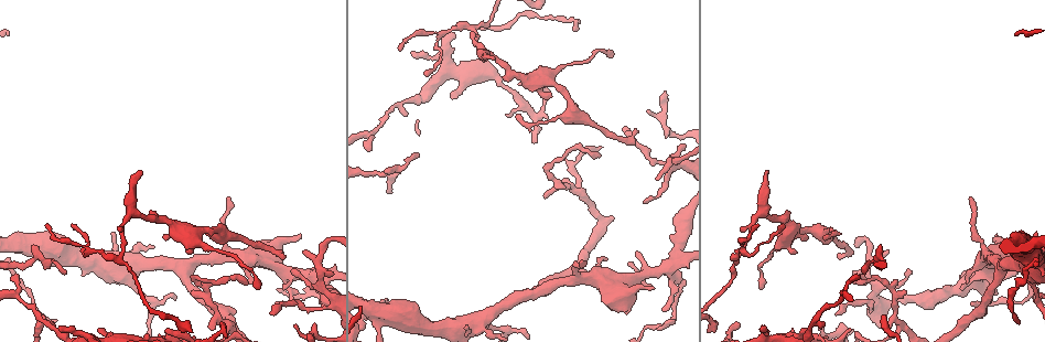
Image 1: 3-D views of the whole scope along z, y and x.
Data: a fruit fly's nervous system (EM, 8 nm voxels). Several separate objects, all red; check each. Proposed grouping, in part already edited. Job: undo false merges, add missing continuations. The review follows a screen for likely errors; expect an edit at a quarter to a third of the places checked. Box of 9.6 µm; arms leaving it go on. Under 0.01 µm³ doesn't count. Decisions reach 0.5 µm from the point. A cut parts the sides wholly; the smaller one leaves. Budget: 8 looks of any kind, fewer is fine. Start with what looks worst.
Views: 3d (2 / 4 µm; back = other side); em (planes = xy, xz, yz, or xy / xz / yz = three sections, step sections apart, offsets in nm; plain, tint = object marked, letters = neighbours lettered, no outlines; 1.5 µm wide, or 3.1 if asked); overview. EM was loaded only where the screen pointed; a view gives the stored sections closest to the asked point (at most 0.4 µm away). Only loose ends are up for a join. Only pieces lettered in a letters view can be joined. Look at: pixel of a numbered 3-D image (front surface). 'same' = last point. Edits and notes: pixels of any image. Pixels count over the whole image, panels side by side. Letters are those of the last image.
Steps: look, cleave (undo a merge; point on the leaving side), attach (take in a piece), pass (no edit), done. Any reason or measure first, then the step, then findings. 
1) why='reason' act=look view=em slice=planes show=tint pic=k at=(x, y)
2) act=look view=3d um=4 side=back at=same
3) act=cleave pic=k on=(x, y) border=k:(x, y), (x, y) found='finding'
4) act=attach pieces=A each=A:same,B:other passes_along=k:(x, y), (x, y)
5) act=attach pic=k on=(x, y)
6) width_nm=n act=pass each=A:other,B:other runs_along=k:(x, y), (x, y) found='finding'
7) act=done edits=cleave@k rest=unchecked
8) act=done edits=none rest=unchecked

why='free end' act=look view=3d um=2 pic=1 at=(416, 156)

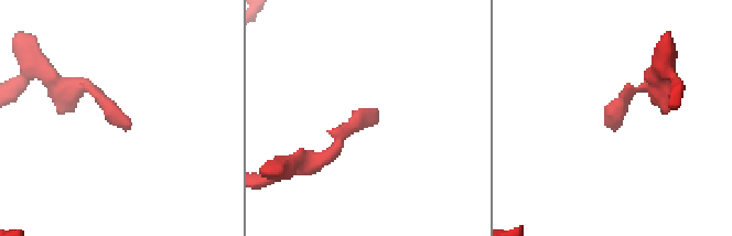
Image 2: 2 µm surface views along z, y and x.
act=look view=em slice=planes show=letters pic=2 at=(610, 124)

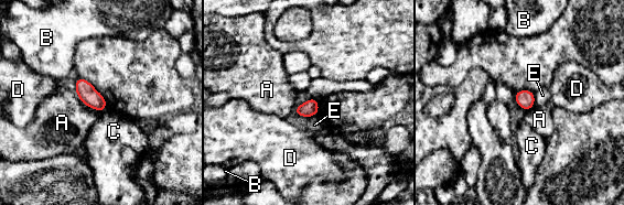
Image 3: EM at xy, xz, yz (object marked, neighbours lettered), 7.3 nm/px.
longest_contact=A:170nm act=pass each=A:other,B:other,C:other,D:other,E:other found='none of them fits'

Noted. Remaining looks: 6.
act=look view=em slice=planes show=tint pic=1 at=(680, 287)

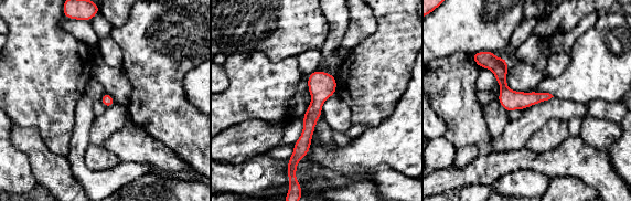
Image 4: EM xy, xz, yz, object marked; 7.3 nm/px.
act=look view=em slice=planes show=letters at=same

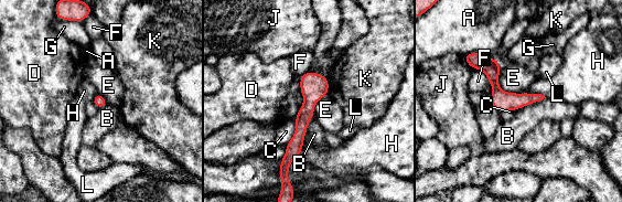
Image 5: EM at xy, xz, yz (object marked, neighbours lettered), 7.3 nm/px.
act=pass each=A:other,B:other,C:other,D:other,E:other,F:other,G:other,H:other,J:other,K:other,L:other runs_along=5:(311, 74), (311, 97), (286, 163) found='all the same neuron'

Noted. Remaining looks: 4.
why='thin neck' act=look view=3d um=4 pic=1 at=(312, 308)

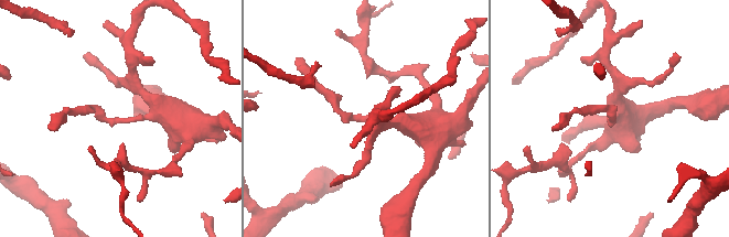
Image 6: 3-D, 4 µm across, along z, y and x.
why='now the EM' act=look view=em slice=planes show=letters pic=6 at=(612, 120)

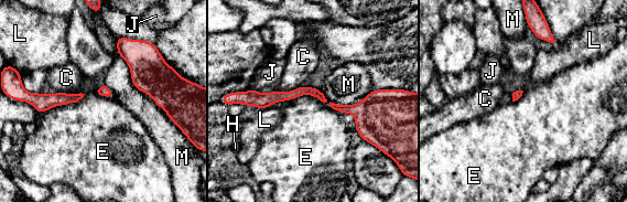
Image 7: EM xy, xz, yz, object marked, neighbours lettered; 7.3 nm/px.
width_nm=120 act=pass each=C:other,E:other,H:other,J:other,L:other,M:other border=7:(290, 99), (313, 95), (337, 112) found='continuous, no second neuron'

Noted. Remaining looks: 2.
act=done edits=none rest=unchecked

